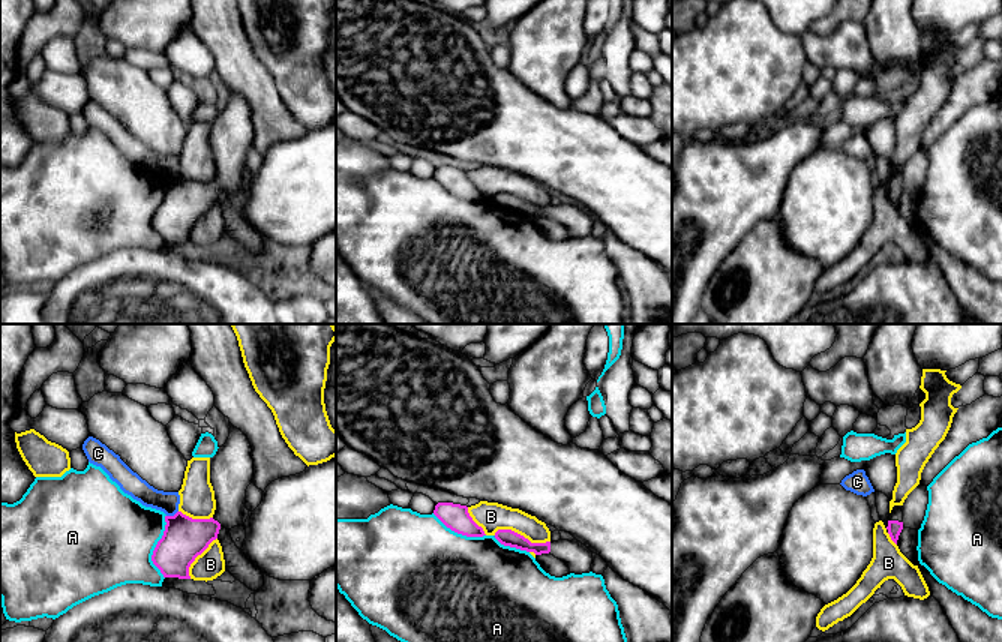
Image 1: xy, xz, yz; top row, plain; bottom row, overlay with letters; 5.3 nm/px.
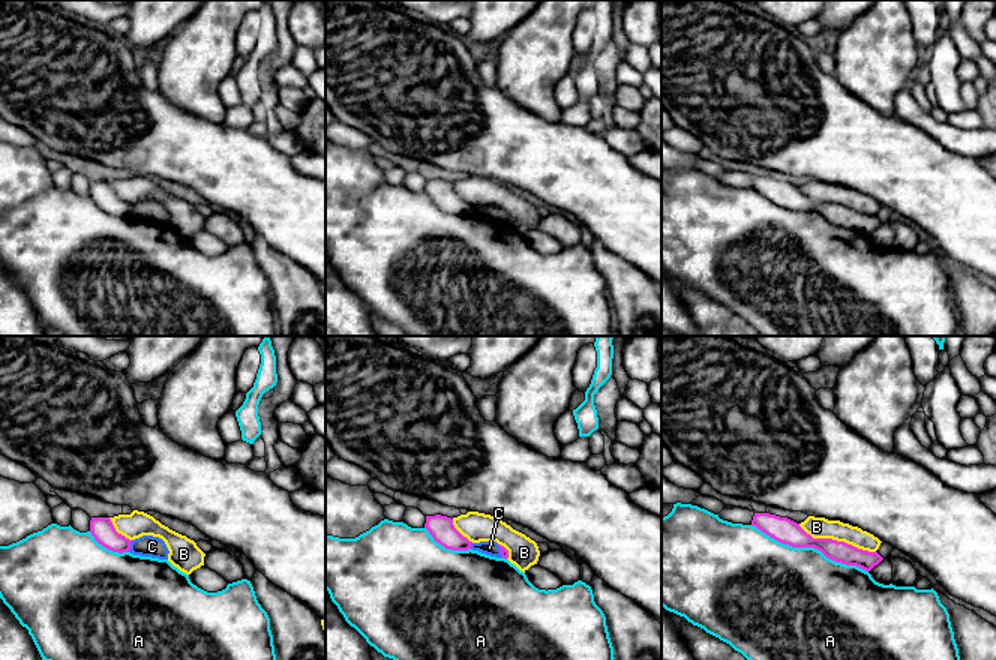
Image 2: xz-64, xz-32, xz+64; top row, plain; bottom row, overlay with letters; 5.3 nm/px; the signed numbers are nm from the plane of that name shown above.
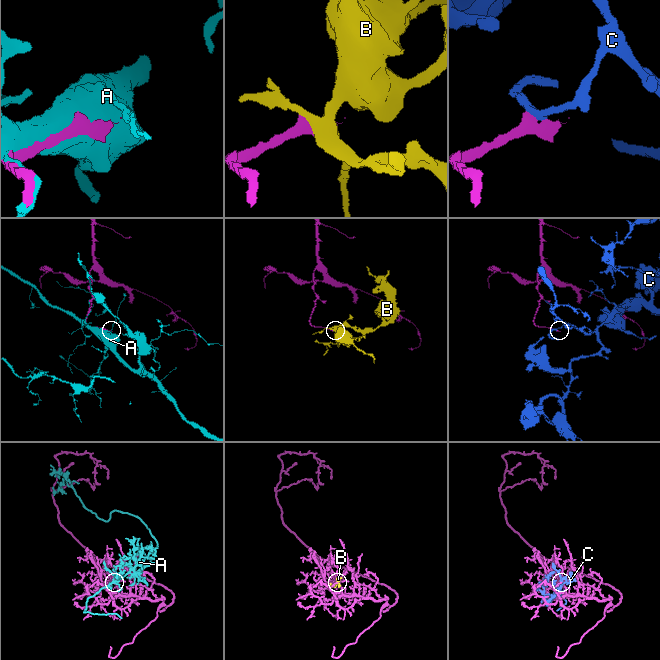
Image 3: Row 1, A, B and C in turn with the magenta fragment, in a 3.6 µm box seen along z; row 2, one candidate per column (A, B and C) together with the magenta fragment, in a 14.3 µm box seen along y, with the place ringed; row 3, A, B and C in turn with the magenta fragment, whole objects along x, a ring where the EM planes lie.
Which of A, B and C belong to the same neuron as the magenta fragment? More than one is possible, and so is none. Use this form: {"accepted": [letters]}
{"accepted": []}

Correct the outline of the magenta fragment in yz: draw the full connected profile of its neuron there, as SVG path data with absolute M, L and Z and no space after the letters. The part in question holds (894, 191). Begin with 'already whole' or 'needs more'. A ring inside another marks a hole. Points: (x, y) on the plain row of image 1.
needs more; M894 170L891 177L890 177L890 184L888 184L888 198L891 204L897 208L898 200L903 194L903 170Z

